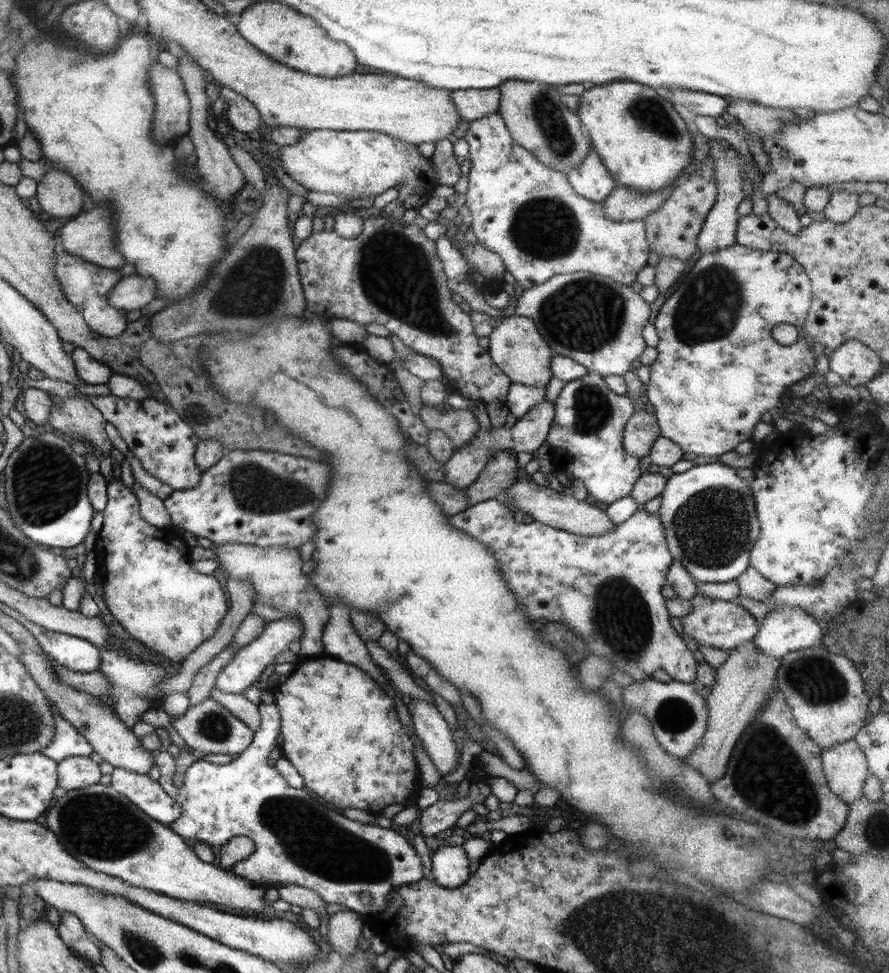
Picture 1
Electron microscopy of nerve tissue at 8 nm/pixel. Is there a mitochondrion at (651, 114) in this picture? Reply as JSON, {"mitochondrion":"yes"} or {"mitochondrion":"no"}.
{"mitochondrion":"yes"}

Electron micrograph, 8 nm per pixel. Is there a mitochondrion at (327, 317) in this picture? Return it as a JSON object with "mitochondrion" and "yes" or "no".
{"mitochondrion":"no"}

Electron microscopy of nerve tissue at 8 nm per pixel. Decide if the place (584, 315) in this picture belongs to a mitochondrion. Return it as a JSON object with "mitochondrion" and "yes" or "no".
{"mitochondrion":"yes"}

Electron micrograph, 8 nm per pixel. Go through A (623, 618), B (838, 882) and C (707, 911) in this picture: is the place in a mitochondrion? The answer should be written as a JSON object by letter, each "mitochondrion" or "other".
{"A":"mitochondrion","B":"other","C":"other"}

